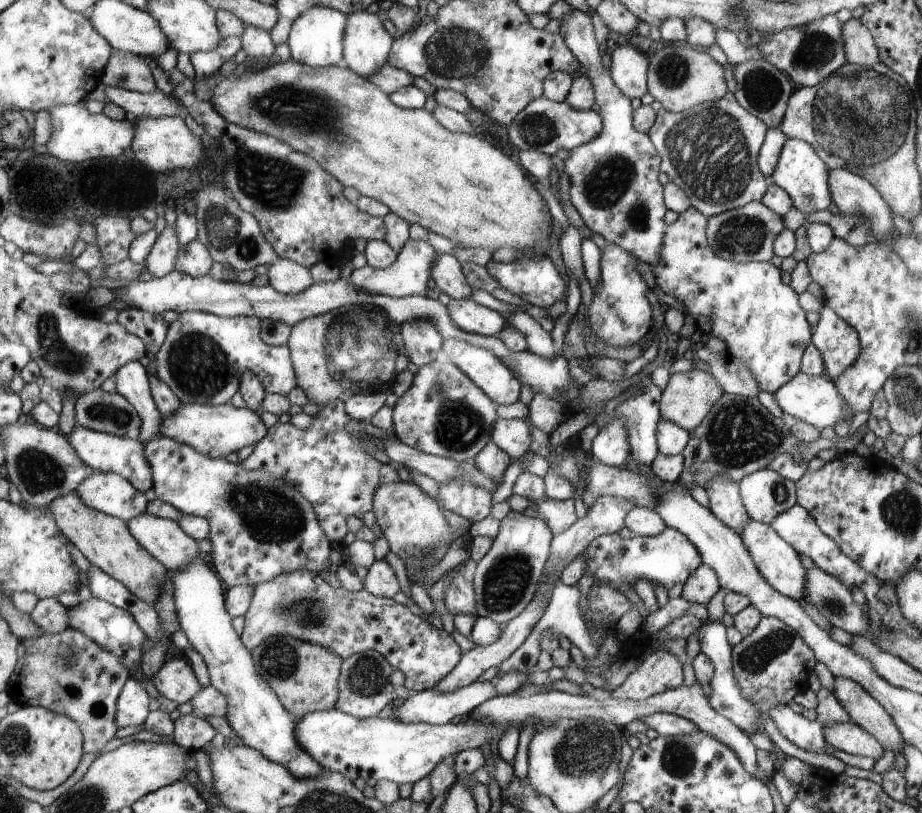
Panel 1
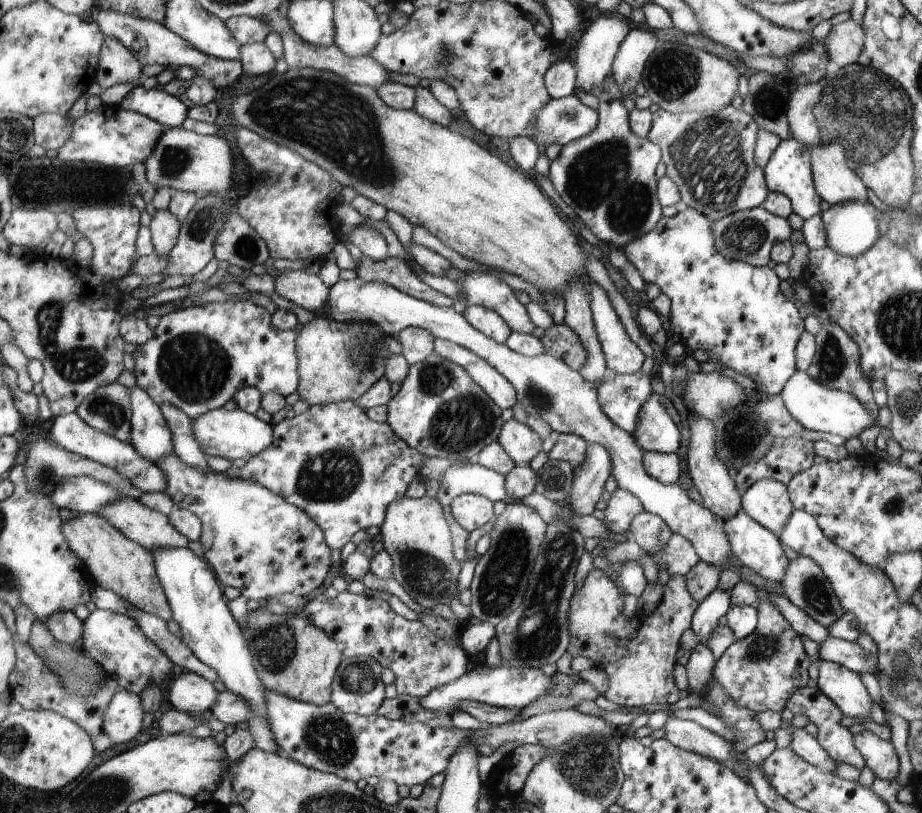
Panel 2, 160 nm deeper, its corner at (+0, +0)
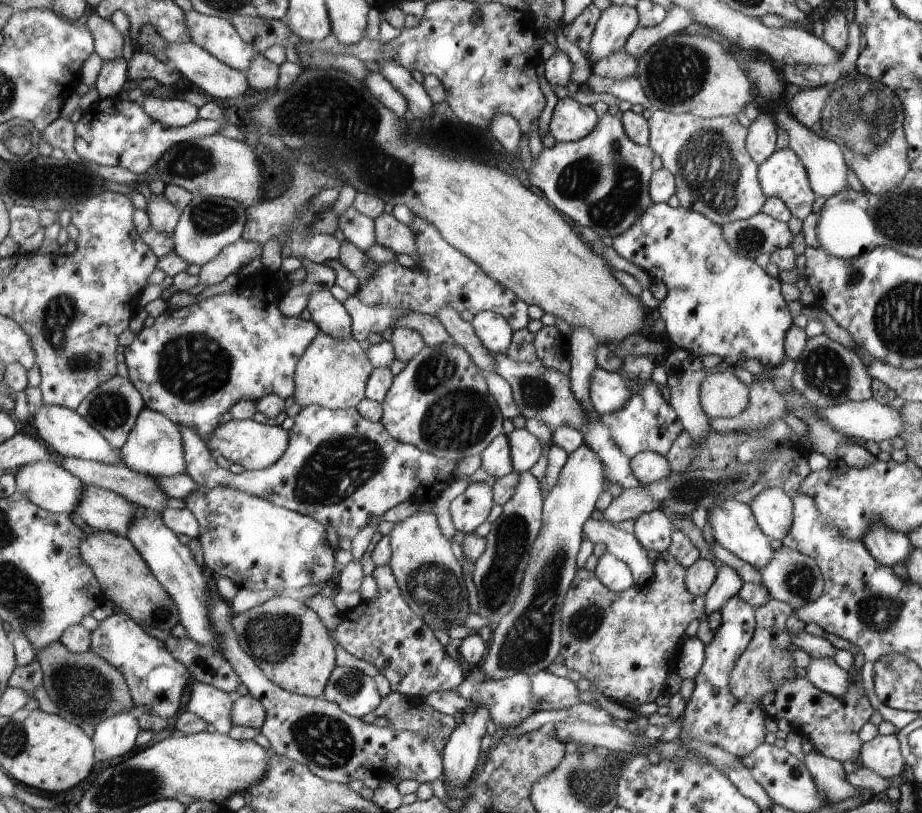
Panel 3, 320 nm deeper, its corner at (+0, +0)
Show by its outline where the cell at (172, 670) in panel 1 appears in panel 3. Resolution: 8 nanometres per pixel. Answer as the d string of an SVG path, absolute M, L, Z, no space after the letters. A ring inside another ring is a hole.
M192 684L185 710L199 716L207 724L213 724L219 733L228 733L232 722L233 694L225 693L213 686Z

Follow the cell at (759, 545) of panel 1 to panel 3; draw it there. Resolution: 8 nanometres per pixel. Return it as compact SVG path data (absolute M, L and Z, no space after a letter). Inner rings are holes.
M736 499L722 500L712 510L709 516L713 530L714 541L728 552L740 557L740 560L751 564L759 569L768 564L773 557L774 550L770 546L770 539L762 532L757 525L751 508Z

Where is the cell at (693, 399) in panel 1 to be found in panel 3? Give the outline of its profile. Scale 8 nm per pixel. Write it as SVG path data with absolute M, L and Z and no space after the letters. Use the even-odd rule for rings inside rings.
M714 373L701 382L702 410L709 418L738 416L749 403L749 387L734 373Z

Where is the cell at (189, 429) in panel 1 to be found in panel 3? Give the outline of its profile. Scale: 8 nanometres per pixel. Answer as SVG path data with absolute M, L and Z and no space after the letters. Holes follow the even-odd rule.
M231 419L217 427L207 445L213 454L244 466L246 471L259 471L271 467L283 456L289 447L289 440L289 432L281 426L258 423L253 419Z

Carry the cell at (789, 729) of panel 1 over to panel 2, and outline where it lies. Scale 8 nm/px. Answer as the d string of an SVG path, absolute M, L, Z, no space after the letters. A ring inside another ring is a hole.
M782 724L782 730L786 730L792 737L789 747L805 761L820 770L834 773L837 762L821 747L817 737L810 736L804 728L795 729L792 724Z

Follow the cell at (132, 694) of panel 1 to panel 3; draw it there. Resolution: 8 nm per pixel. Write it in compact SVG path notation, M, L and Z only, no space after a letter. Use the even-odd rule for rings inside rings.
M134 710L122 711L95 726L92 740L96 745L96 762L124 756L134 750L134 740L140 732Z

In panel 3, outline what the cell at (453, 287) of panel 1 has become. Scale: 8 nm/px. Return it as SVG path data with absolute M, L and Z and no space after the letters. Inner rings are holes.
M382 211L374 220L375 242L389 248L396 254L408 254L412 258L417 257L415 236L412 229L398 221L392 213Z

